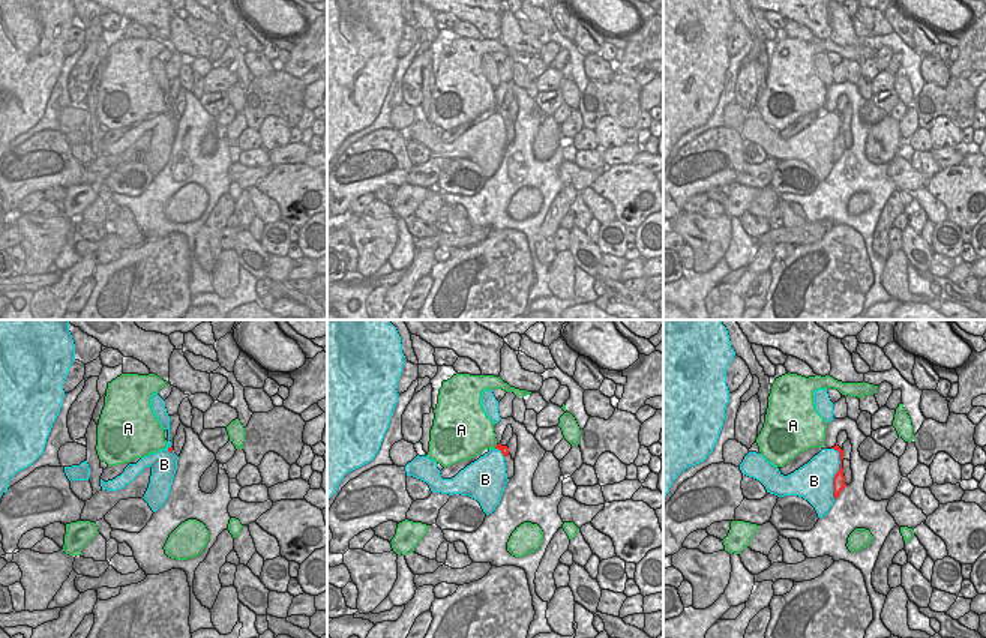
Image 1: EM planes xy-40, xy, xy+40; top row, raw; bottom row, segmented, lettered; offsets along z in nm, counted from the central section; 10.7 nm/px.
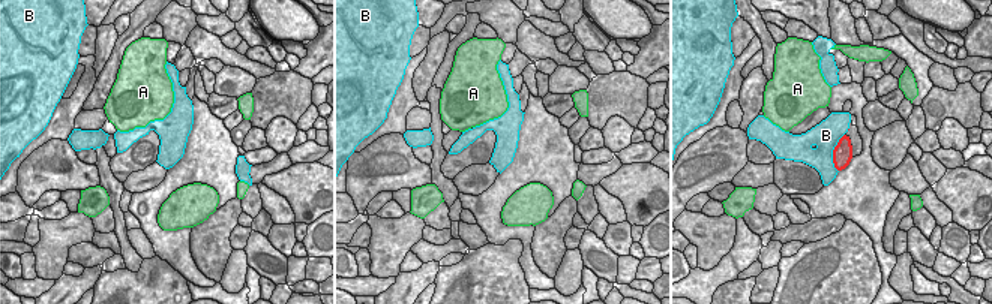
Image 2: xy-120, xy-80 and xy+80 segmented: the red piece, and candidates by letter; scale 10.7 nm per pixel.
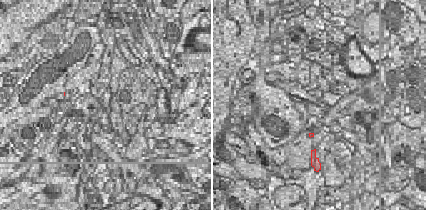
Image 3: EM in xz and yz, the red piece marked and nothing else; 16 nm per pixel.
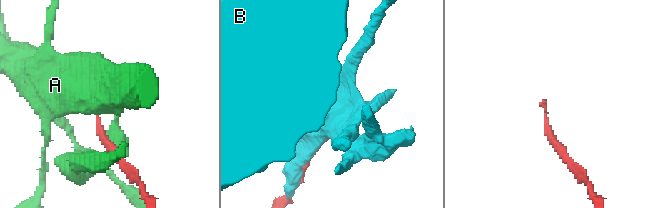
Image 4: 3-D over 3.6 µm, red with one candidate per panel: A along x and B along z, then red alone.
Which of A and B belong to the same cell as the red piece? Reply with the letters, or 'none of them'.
none of them

